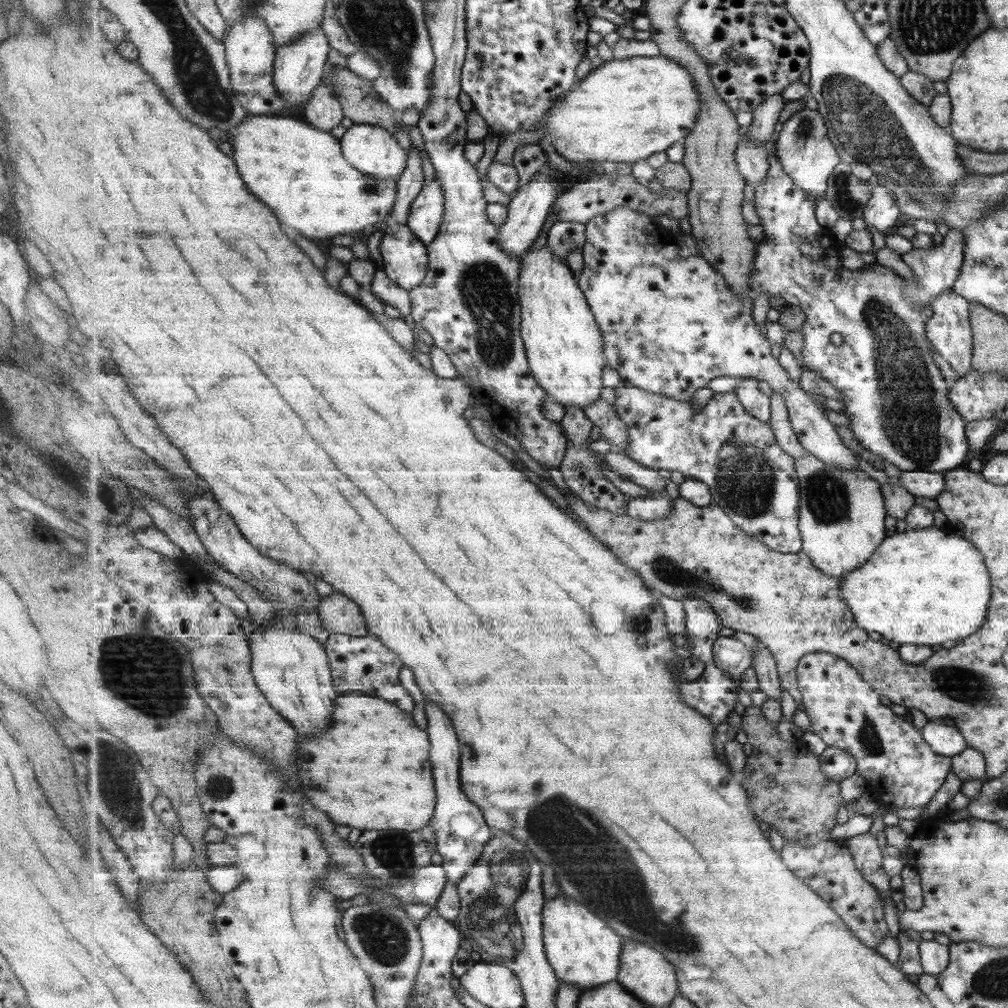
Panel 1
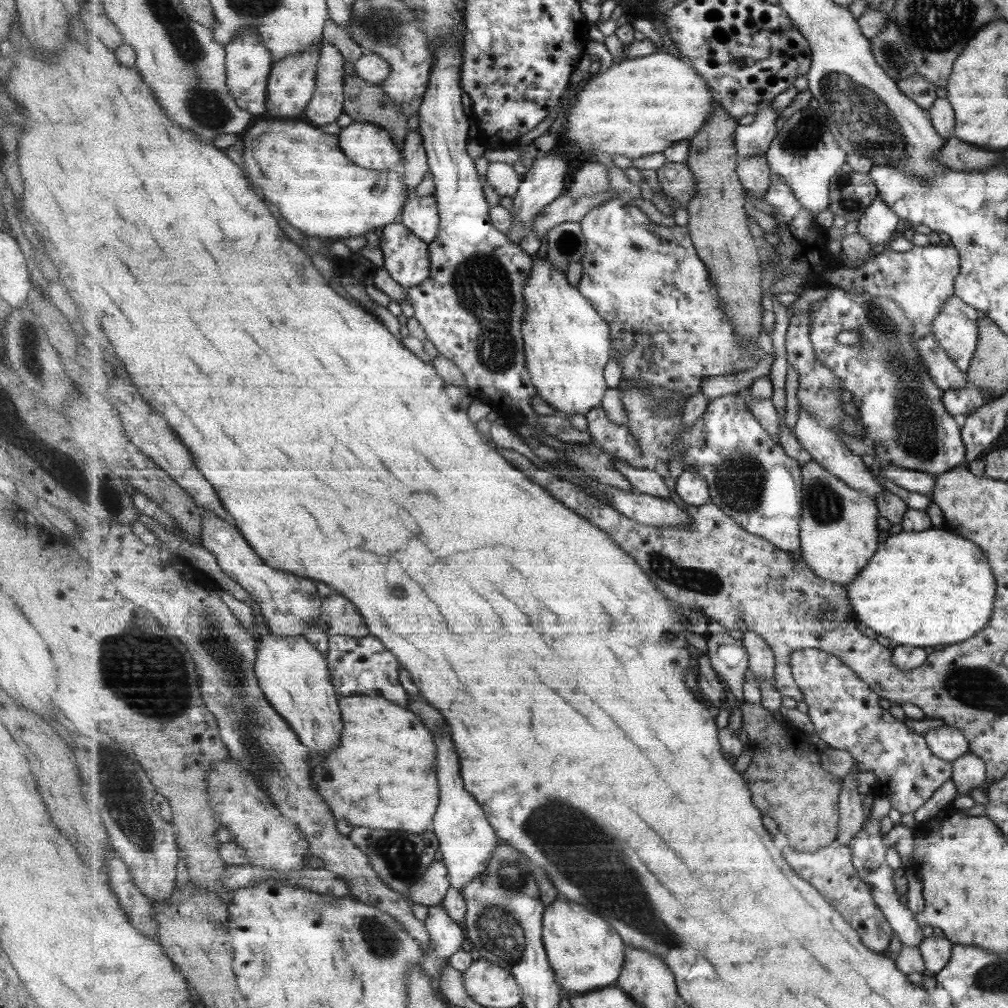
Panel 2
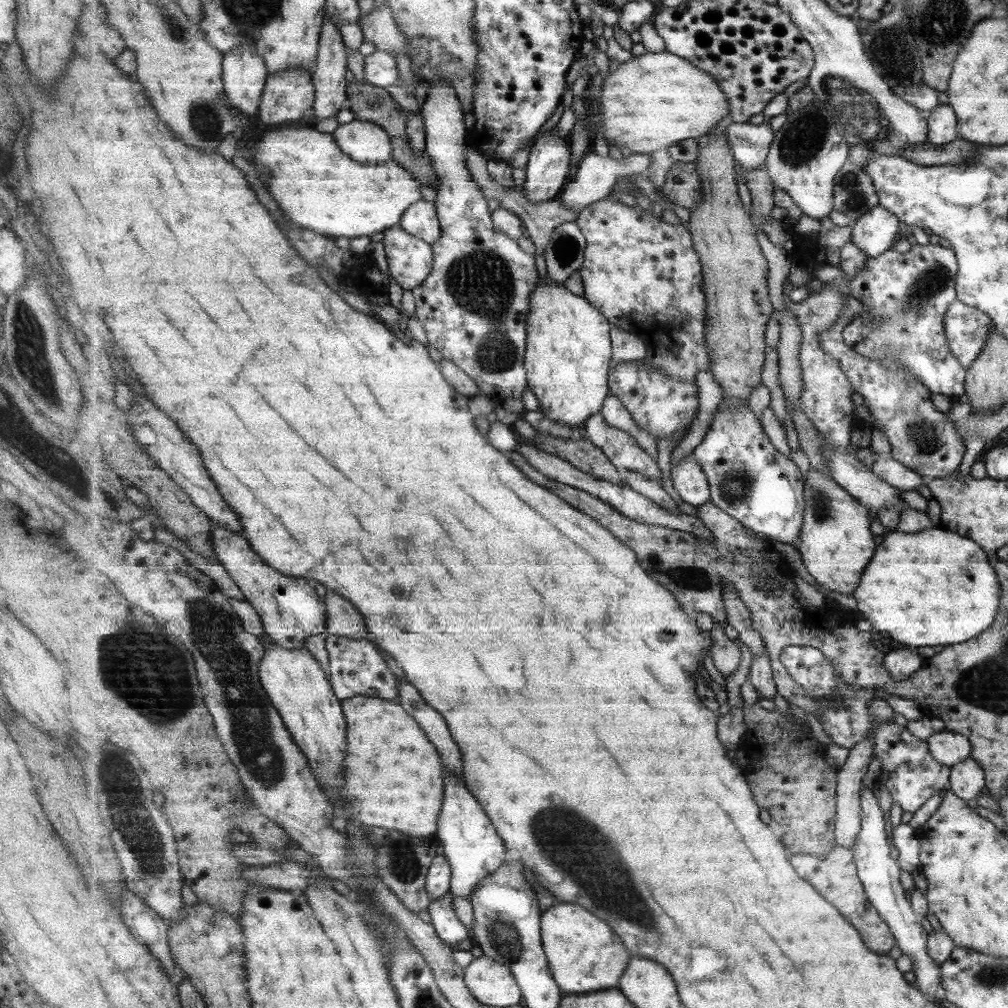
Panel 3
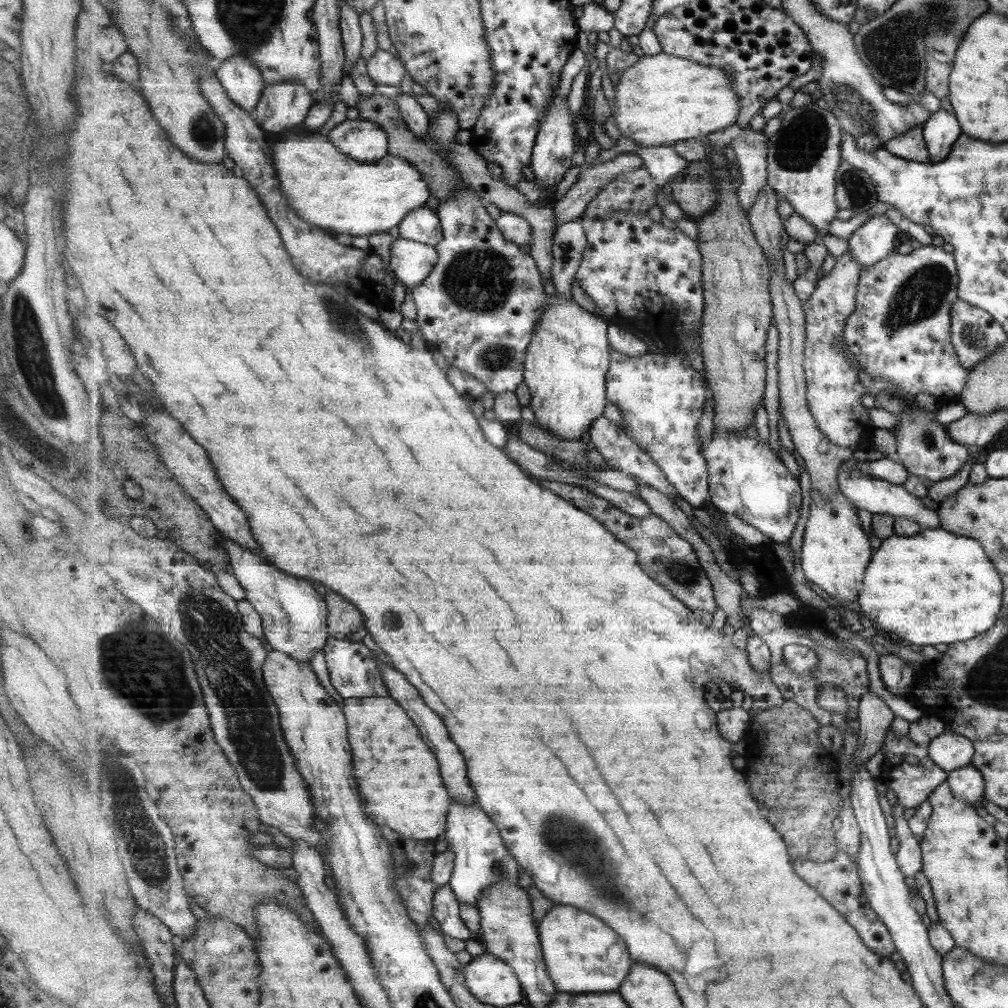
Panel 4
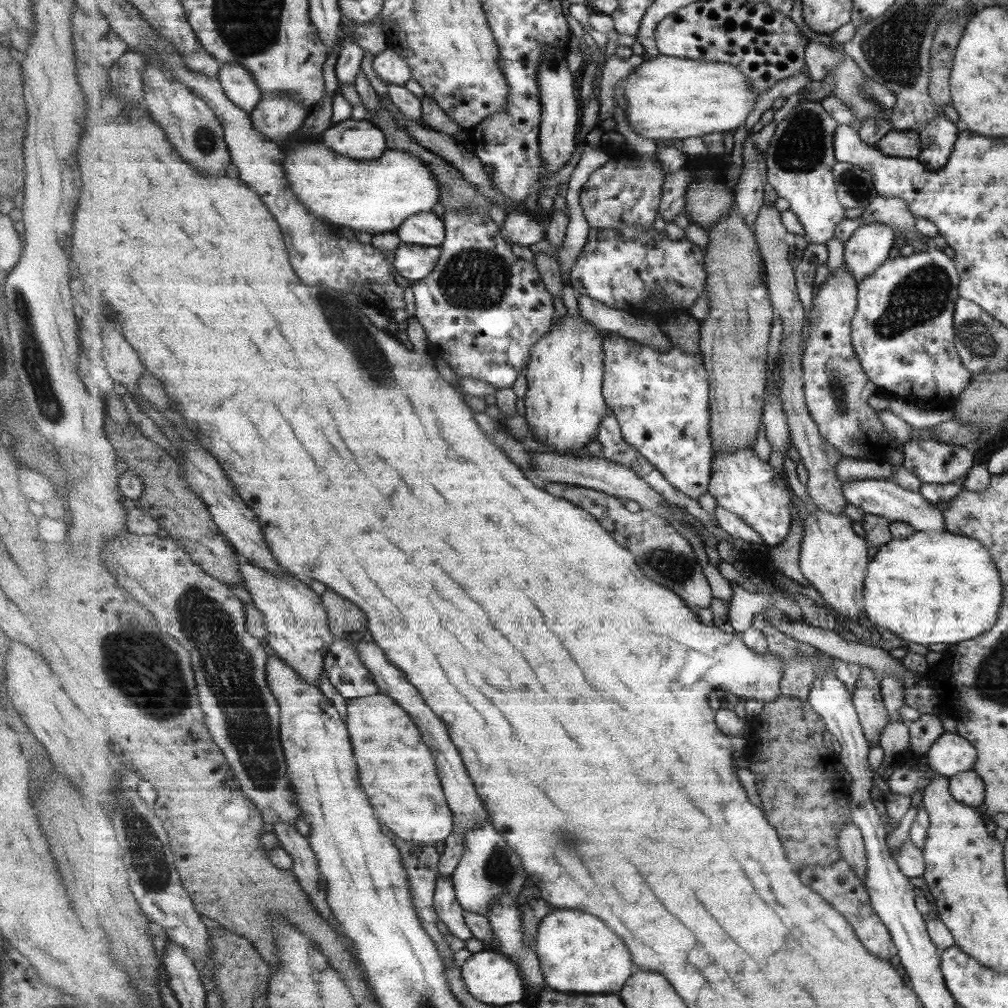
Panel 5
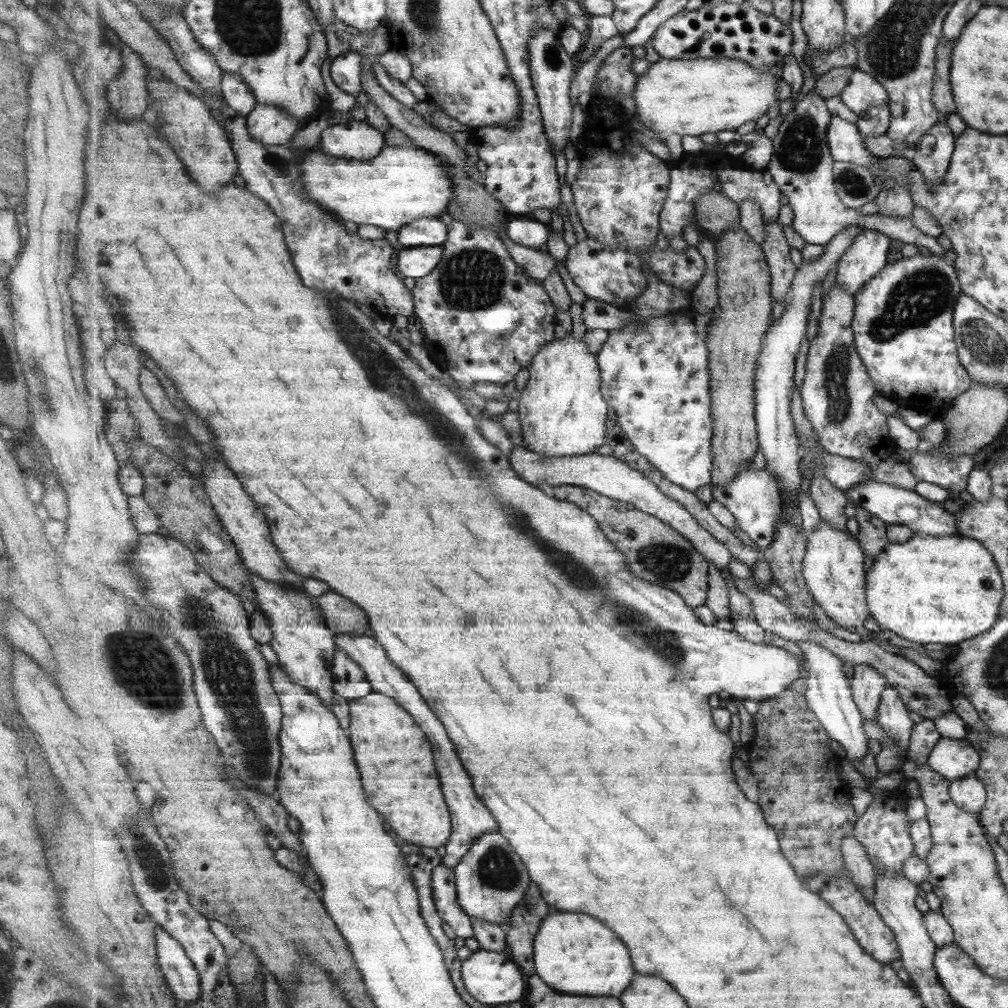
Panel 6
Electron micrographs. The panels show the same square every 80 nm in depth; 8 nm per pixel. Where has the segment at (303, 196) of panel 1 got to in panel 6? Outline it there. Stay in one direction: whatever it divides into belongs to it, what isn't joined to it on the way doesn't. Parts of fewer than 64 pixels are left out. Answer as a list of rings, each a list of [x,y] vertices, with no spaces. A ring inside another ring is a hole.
[[[413,144],[411,147],[386,146],[377,158],[371,160],[348,160],[330,156],[319,148],[303,154],[300,159],[302,178],[309,194],[333,216],[351,220],[358,226],[372,224],[385,231],[398,232],[400,228],[422,218],[439,218],[448,212],[455,194],[452,172],[446,167],[447,160],[430,150]]]

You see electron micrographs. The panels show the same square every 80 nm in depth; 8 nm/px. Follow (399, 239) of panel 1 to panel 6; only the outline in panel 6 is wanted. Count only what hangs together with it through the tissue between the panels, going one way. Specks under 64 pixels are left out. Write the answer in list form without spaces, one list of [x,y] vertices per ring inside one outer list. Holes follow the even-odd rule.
[[[443,245],[403,248],[398,255],[398,271],[404,277],[414,280],[426,278],[436,271],[442,259],[444,259]]]

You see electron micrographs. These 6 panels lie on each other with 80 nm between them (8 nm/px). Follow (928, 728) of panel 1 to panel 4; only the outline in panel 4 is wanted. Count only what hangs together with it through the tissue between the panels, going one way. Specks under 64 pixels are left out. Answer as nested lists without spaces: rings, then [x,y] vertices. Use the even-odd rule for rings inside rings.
[[[951,732],[936,736],[926,748],[933,764],[940,766],[947,773],[967,766],[975,755],[975,746],[967,737]]]

